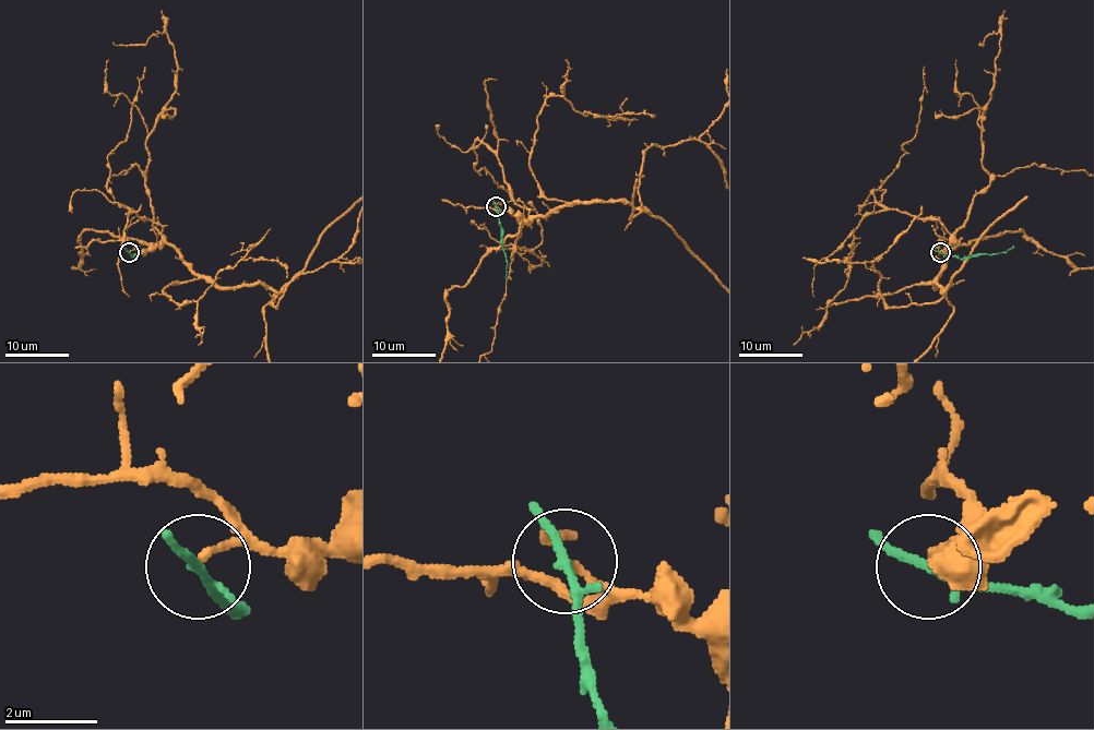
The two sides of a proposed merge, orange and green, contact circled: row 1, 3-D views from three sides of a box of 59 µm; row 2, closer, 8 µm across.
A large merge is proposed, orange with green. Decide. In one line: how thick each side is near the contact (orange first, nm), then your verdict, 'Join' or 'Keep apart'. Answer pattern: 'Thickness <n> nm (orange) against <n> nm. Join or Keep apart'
Thickness 160 nm (orange) against 140 nm. Keep apart

